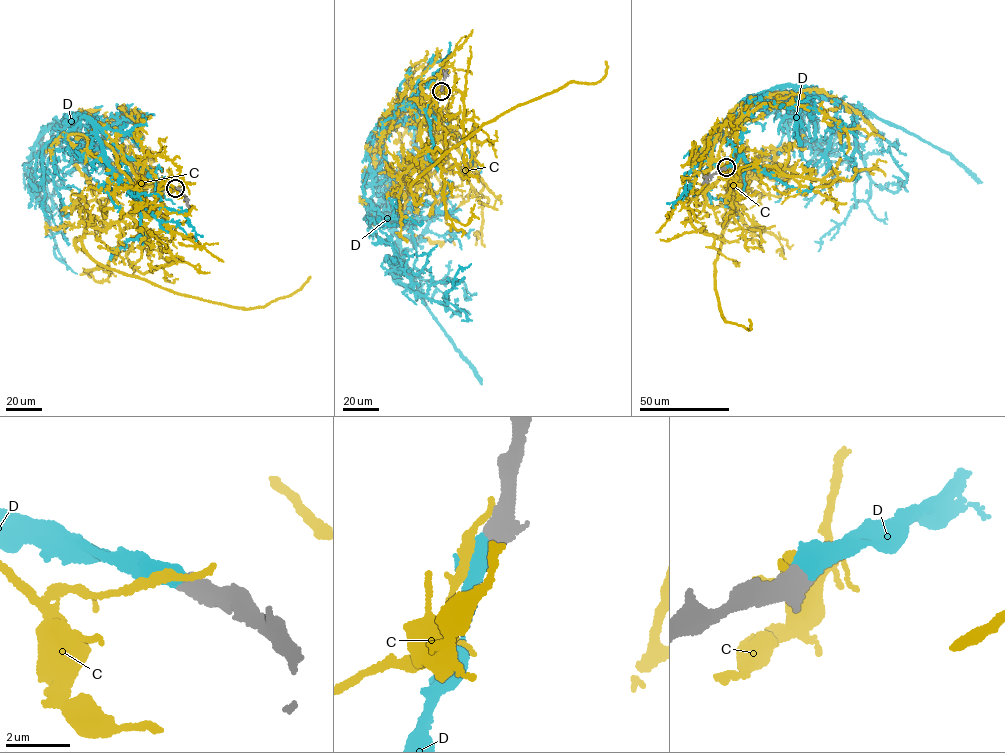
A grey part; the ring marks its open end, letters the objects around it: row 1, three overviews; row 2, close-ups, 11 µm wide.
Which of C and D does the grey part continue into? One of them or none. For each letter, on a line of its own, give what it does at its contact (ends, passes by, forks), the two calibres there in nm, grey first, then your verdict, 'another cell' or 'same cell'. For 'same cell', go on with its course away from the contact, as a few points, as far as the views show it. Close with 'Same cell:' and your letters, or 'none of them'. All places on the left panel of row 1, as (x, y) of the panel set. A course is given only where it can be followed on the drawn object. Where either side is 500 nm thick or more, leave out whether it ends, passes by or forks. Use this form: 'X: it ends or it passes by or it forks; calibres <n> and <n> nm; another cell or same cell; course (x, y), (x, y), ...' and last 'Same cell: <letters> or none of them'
C: it ends; calibres 360 and 240 nm; another cell
D: calibres 320 and 600 nm; same cell; course (175, 188), (120, 151), (84, 114), (39, 135), (31, 158), (33, 180), (45, 206), (56, 257), (77, 274)
Same cell: D

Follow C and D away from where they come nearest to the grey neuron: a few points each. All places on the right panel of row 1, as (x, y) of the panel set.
C: (724, 167), (736, 150), (728, 173), (754, 172), (715, 263), (722, 315), (749, 319)
D: (725, 167), (737, 160), (743, 116), (770, 89), (805, 85), (852, 109), (870, 197), (821, 237), (818, 251)

